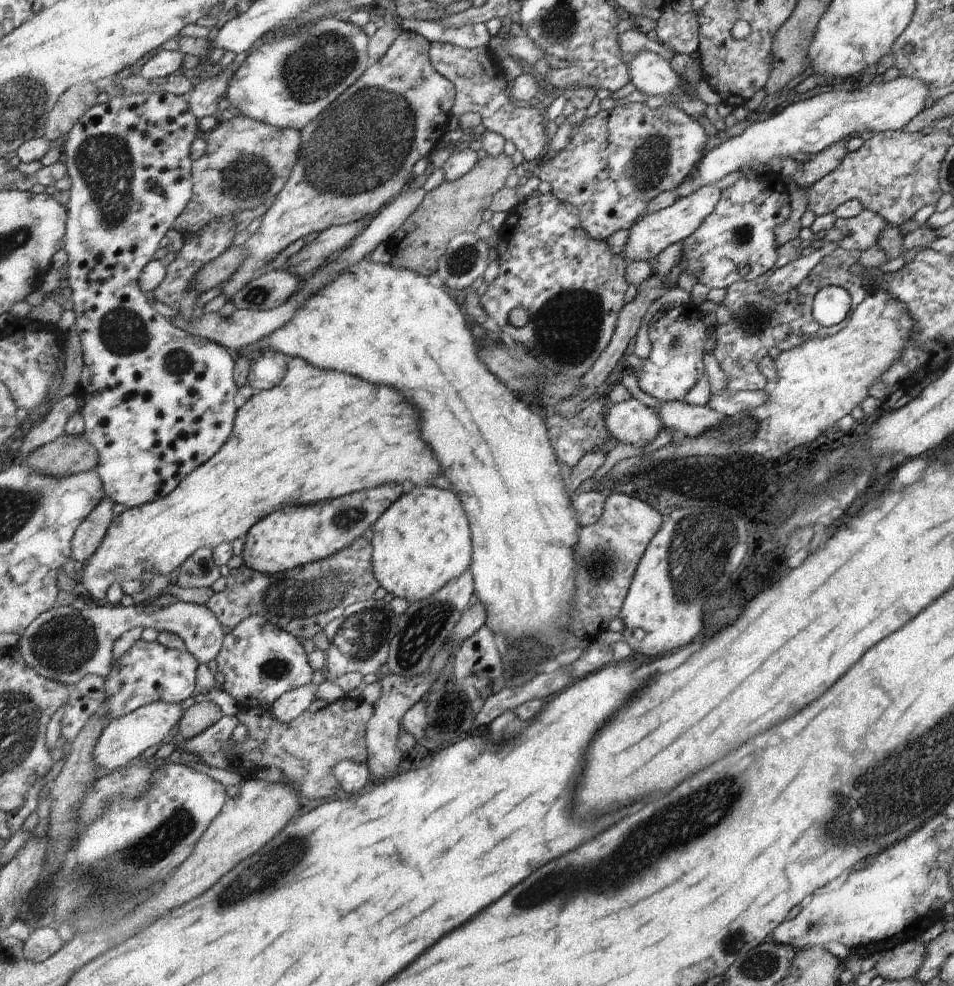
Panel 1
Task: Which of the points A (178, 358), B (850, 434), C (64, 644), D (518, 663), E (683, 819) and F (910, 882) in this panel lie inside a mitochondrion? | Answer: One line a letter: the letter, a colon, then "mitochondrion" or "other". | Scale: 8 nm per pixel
A: mitochondrion
B: other
C: mitochondrion
D: mitochondrion
E: mitochondrion
F: other

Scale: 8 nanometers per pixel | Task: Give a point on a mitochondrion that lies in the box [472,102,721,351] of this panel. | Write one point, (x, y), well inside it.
(650, 169)

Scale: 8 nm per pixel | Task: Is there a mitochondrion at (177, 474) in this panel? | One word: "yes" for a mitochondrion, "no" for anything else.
no

